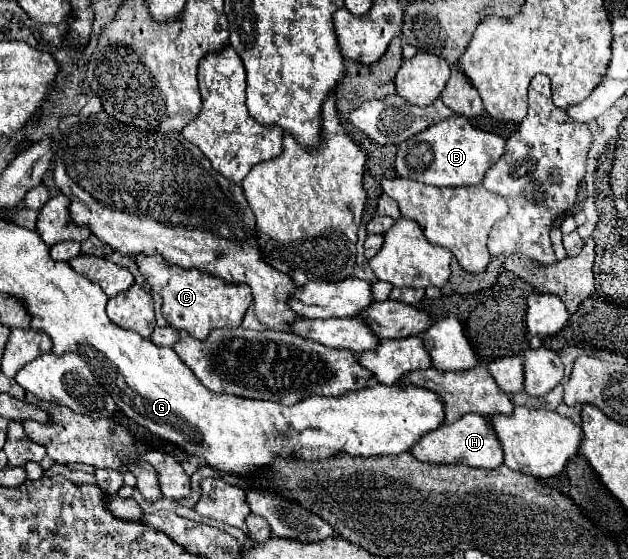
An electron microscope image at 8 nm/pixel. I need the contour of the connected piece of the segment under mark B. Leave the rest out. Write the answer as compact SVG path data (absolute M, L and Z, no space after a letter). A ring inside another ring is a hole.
M451 116L433 128L399 144L397 174L431 186L477 186L483 174L503 154L505 140L497 134L477 130L465 116Z

